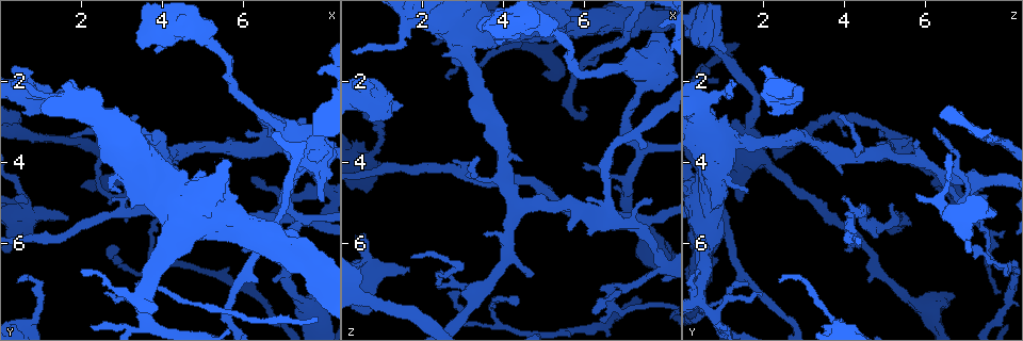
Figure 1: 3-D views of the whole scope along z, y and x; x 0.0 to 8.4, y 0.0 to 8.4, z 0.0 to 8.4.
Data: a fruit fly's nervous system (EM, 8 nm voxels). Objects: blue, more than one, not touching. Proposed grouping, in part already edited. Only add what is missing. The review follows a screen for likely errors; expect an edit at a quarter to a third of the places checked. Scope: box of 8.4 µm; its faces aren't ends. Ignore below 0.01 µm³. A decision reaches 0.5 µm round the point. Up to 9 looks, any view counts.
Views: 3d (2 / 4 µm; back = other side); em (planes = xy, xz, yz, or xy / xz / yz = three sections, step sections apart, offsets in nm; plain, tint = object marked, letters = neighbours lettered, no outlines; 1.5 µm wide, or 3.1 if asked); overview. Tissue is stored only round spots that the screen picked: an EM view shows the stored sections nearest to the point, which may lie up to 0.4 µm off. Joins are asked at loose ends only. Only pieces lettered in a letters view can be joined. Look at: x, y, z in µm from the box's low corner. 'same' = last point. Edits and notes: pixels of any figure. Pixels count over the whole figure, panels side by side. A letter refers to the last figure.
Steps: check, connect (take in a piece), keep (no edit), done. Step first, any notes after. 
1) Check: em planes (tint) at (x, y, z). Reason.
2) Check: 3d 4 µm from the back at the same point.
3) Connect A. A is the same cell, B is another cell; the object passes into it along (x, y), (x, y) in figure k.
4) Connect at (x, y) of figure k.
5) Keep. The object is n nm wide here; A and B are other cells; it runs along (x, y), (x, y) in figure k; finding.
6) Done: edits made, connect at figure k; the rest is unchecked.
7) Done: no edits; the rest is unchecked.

Check: em yz step 4 (tint) at (4.35, 4.80, 7.45). Thin end.

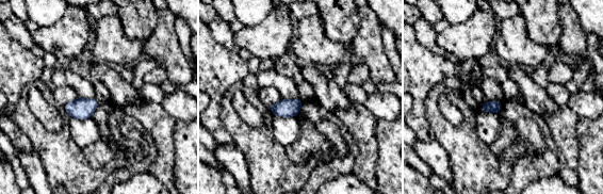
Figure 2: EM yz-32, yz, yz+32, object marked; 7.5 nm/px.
Check: em planes (letters) at the same point. Another direction.

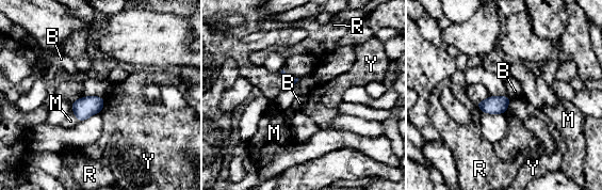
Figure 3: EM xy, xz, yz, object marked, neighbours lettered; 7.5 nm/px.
Keep. B, M, R and Y are other cells; a border runs along (104, 98), (101, 111) in figure 3; none of them fits.

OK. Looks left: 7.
Check: 3d 2 µm at (3.55, 3.50, 5.70). Branch stops here.

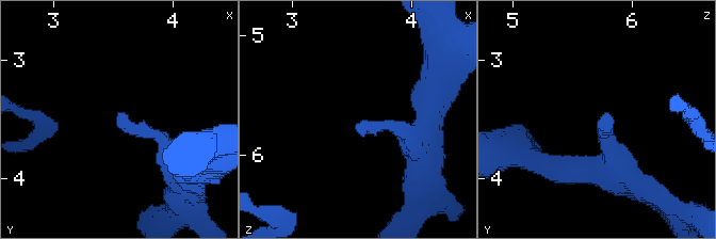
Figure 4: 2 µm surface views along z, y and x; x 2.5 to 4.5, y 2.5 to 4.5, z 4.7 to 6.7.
Check: em xz step 8 (tint) at (3.52, 3.48, 5.74). Shape alone is not enough.

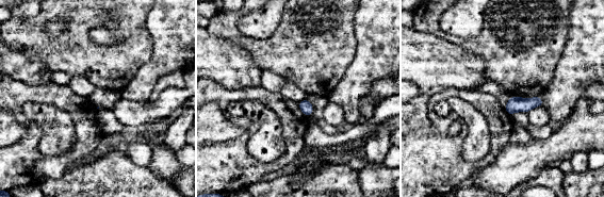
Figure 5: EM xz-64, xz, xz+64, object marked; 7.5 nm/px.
Check: em planes (letters) at the same point. Another direction.

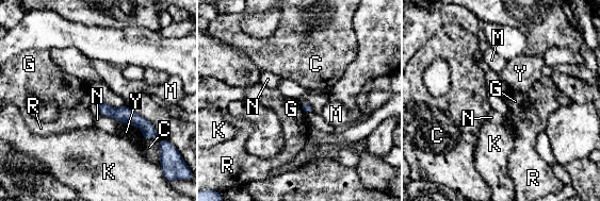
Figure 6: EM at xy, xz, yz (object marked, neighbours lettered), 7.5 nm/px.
Keep. C, G, K, M, N, R and Y are other cells; a border runs along (300, 102), (305, 112) in figure 6; none of them fits.

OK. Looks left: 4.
Check: em planes (letters) at (2.95, 6.10, 7.15). Thin end.

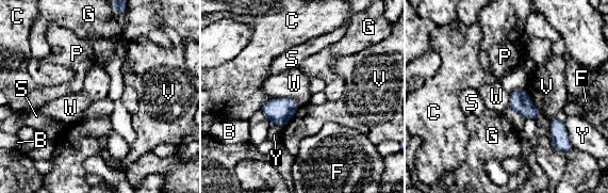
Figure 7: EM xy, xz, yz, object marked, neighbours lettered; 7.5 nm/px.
Keep. B, C, F, G, P, S, V, W and Y are other cells; a border runs along (272, 98), (293, 98), (299, 106) in figure 7; no lettered piece goes on from it.

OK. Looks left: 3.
Check: em planes (letters) at (1.55, 2.75, 2.60). Branch stops here.

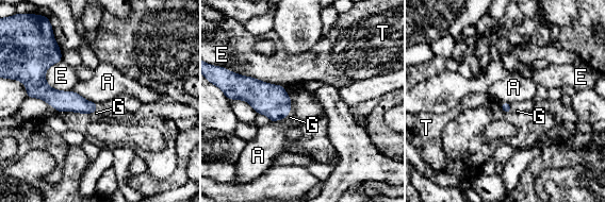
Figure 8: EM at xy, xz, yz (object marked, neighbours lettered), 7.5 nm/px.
Connect G. G is the same cell, A, E and T are other cells; the object passes into it along (271, 100), (287, 116), (290, 117) in figure 8; the neuron continues.

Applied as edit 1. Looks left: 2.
Done: edits made, connect at figure 8; the rest is unchecked.

